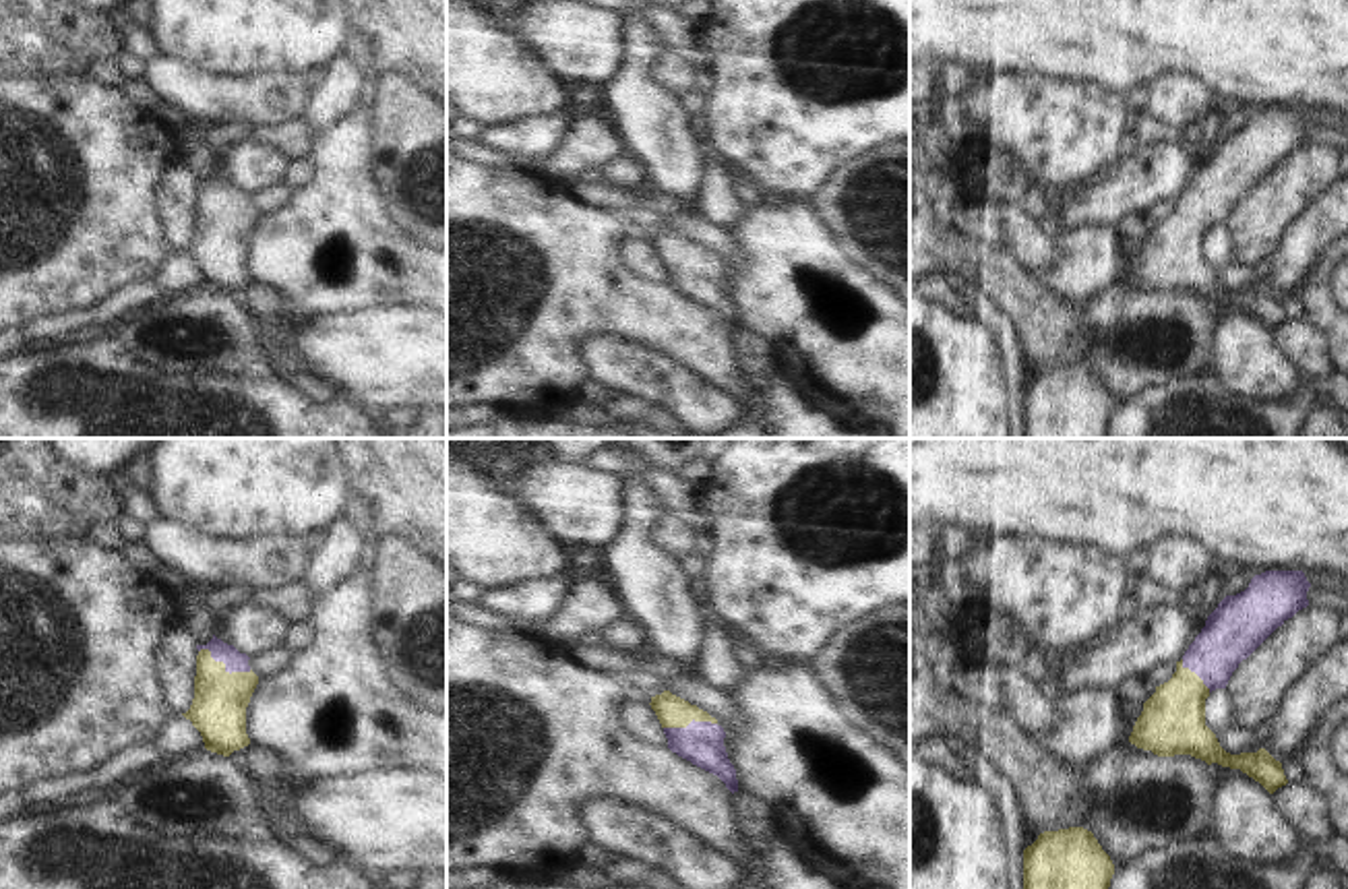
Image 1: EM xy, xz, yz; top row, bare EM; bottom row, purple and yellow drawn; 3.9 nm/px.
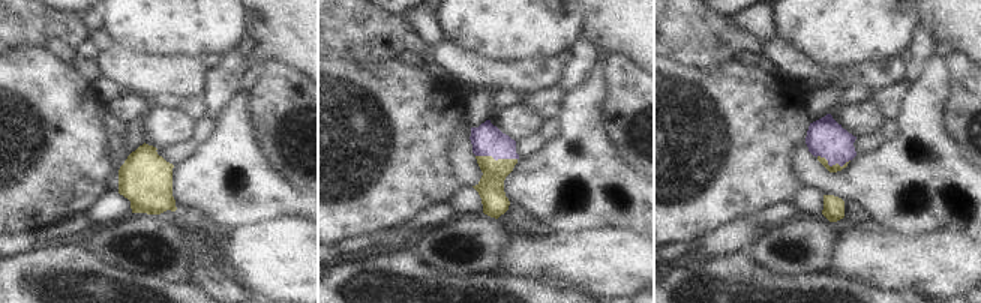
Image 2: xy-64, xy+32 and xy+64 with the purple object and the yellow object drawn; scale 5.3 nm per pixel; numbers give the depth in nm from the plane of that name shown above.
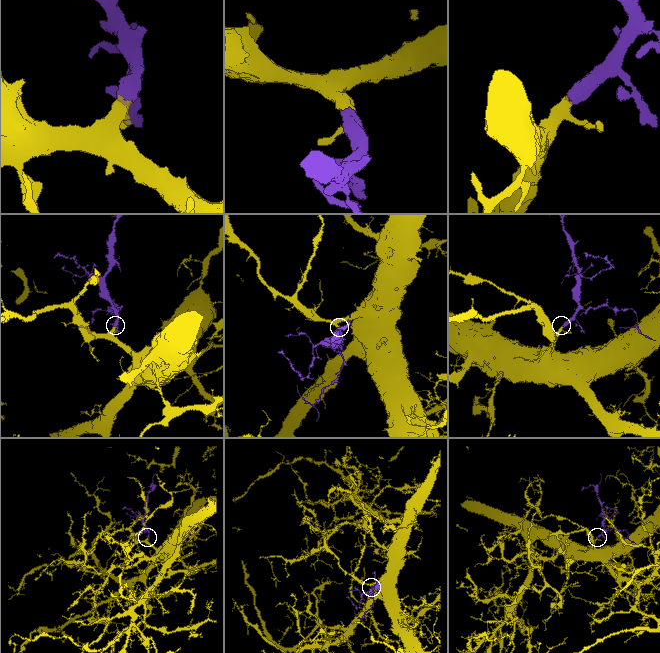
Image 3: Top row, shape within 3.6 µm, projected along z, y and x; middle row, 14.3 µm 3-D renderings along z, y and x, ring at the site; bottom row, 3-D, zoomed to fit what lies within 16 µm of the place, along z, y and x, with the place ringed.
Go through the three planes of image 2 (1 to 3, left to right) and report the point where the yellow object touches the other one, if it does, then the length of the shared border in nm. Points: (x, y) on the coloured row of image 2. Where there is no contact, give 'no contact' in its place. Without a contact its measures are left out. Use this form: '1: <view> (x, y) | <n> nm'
1: no contact
2: xy+32 (497, 159) | 220 nm
3: xy+64 (833, 164) | 190 nm

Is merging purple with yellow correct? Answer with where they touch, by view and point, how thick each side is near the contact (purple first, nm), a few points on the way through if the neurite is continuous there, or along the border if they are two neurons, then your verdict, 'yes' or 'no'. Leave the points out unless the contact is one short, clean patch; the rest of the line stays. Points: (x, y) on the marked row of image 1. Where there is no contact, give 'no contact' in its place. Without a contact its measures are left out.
meets purple in xy at (226, 666); 80 nm thick on the purple side, 220 nm on the other; runs through xy (220, 652), (226, 666), (218, 712); yes

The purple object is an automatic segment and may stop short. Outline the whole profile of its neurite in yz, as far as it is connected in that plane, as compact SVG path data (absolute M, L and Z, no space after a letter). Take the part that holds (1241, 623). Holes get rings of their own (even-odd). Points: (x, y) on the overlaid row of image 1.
M1265 571L1245 591L1226 595L1176 662L1172 678L1143 703L1129 742L1158 757L1191 755L1207 765L1240 769L1269 794L1286 786L1282 763L1265 748L1230 755L1220 746L1205 726L1205 699L1226 688L1238 664L1309 606L1309 587L1303 571Z

